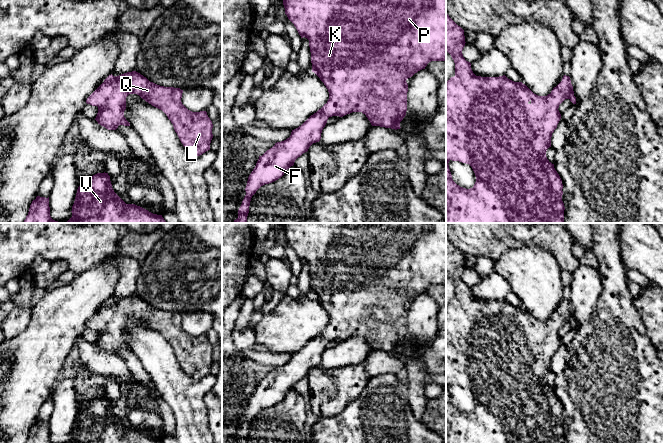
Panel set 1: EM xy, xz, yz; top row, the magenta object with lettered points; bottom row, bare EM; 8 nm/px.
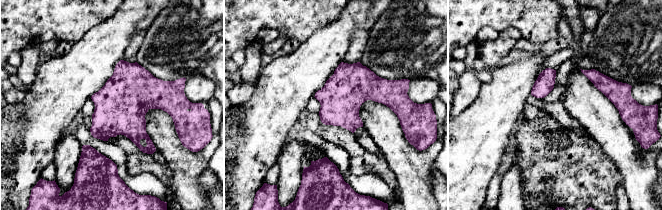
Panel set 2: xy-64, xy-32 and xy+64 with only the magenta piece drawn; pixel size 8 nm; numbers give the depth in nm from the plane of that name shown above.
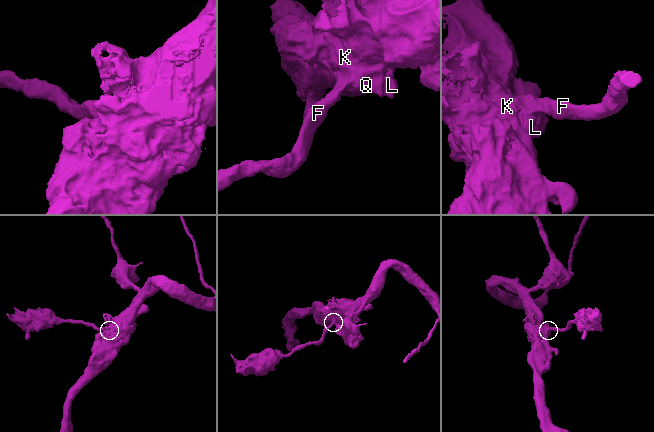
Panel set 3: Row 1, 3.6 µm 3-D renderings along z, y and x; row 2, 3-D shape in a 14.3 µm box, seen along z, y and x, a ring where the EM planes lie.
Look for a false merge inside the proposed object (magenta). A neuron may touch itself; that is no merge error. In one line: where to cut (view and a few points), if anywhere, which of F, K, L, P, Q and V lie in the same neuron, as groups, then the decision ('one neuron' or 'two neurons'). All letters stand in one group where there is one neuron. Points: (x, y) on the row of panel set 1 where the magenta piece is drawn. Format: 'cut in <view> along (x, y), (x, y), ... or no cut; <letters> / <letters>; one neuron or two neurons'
no cut; F K L P Q V; one neuron

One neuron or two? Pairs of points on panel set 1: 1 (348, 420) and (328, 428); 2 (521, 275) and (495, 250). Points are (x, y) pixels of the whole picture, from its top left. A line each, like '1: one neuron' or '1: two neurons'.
1: one neuron
2: two neurons

